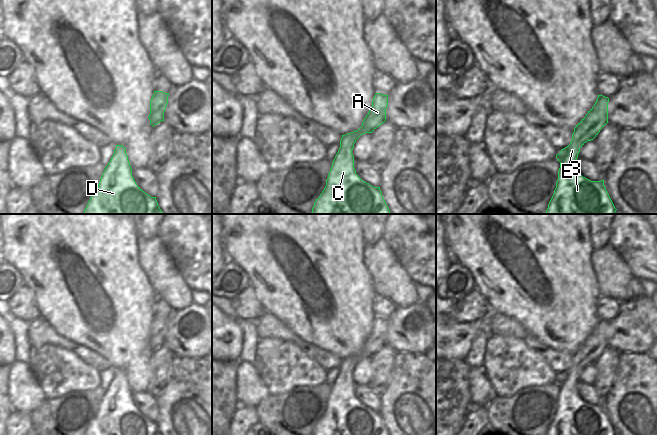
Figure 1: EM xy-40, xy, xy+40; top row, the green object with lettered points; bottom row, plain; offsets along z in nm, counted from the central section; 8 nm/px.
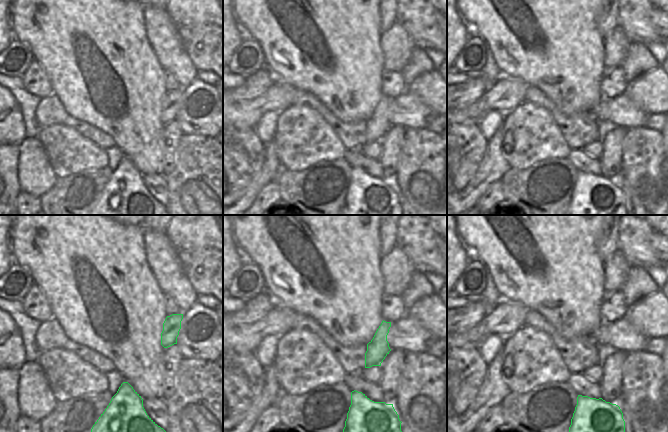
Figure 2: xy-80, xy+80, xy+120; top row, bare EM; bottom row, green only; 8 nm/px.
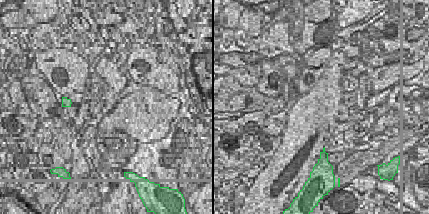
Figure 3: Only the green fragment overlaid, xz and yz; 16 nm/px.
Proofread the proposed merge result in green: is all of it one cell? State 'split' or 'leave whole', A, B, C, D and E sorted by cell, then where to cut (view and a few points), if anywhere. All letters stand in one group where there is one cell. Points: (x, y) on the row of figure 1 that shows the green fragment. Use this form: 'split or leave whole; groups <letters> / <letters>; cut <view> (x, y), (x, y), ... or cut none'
leave whole; groups A B C D E; cut none

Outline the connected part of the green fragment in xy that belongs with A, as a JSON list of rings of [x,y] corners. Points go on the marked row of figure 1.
[[[376,93],[372,100],[372,106],[362,122],[362,126],[357,131],[342,135],[340,148],[332,162],[326,186],[314,202],[312,214],[390,214],[380,187],[373,187],[356,174],[354,156],[352,154],[354,144],[361,135],[372,133],[386,121],[387,106],[388,95]]]

